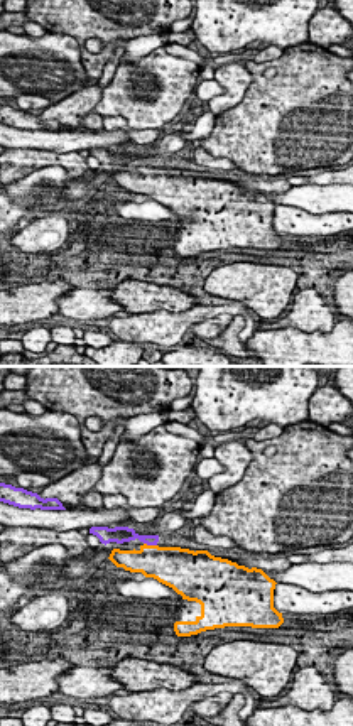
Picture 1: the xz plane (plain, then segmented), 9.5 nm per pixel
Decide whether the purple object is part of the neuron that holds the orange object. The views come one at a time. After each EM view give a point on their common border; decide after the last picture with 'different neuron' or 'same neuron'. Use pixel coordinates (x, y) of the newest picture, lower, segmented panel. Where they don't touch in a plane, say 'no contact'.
(151, 546)

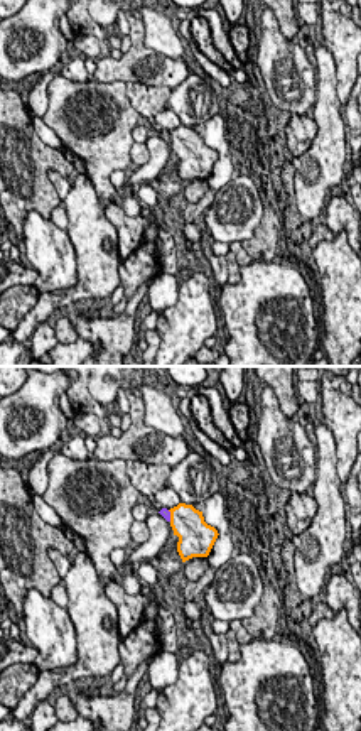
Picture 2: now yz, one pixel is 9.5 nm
(171, 515)

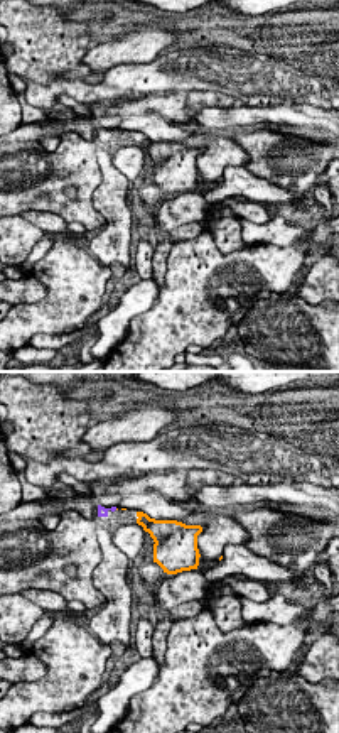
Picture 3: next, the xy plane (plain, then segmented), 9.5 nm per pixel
no contact

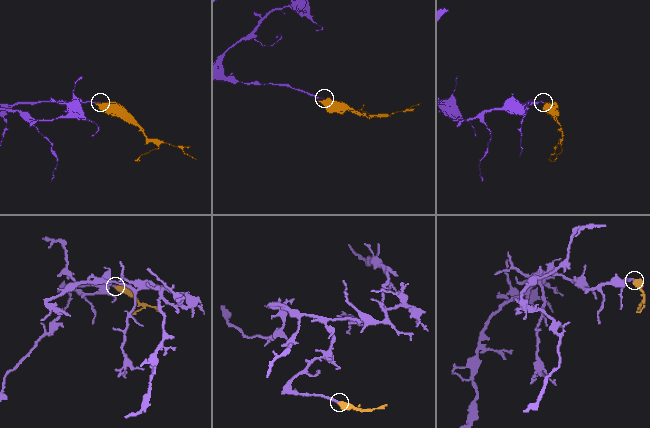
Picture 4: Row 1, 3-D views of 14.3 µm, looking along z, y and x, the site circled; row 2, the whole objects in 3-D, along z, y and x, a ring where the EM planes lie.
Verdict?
same neuron

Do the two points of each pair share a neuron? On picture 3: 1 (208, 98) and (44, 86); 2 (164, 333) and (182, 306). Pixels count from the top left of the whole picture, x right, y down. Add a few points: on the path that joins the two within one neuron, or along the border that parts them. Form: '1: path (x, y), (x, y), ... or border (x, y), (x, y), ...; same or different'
1: border (186, 92), (220, 92), (226, 97); different
2: path (169, 326), (182, 313); same

